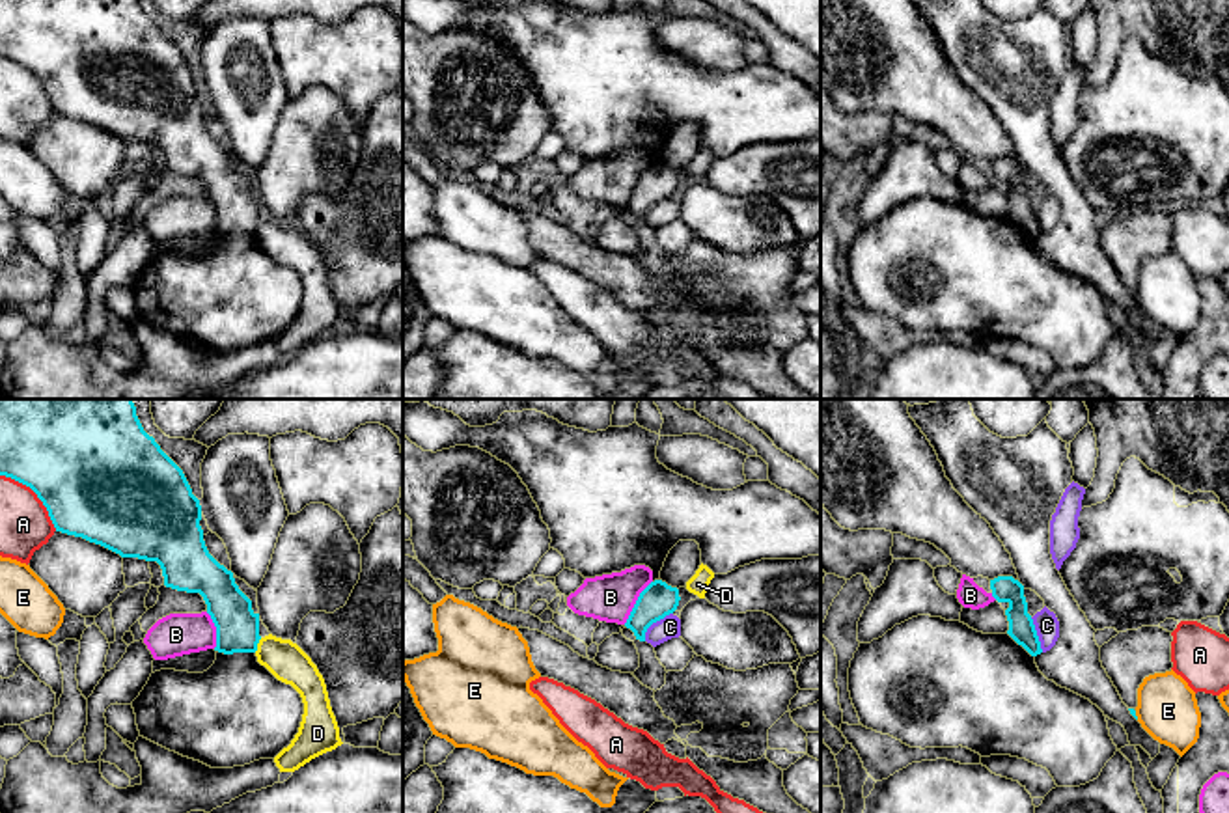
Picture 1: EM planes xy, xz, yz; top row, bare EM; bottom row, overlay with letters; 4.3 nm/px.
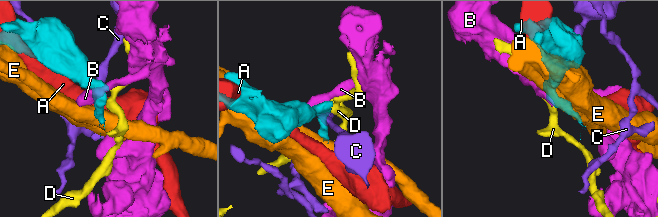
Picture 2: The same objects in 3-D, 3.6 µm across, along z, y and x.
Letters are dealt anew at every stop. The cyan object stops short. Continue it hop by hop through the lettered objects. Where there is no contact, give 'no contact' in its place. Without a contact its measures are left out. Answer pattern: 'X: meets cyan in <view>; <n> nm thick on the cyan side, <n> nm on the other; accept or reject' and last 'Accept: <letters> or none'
A: meets cyan in xy; 480 nm thick on the cyan side, 220 nm on the other; reject
B: meets cyan in xz; 150 nm thick on the cyan side, 200 nm on the other; reject
C: meets cyan in xz; 150 nm thick on the cyan side, 100 nm on the other; reject
D: meets cyan in xy; 190 nm thick on the cyan side, 170 nm on the other; reject
E: meets cyan in yz; 20 nm thick on the cyan side, 260 nm on the other; reject
Accept: none

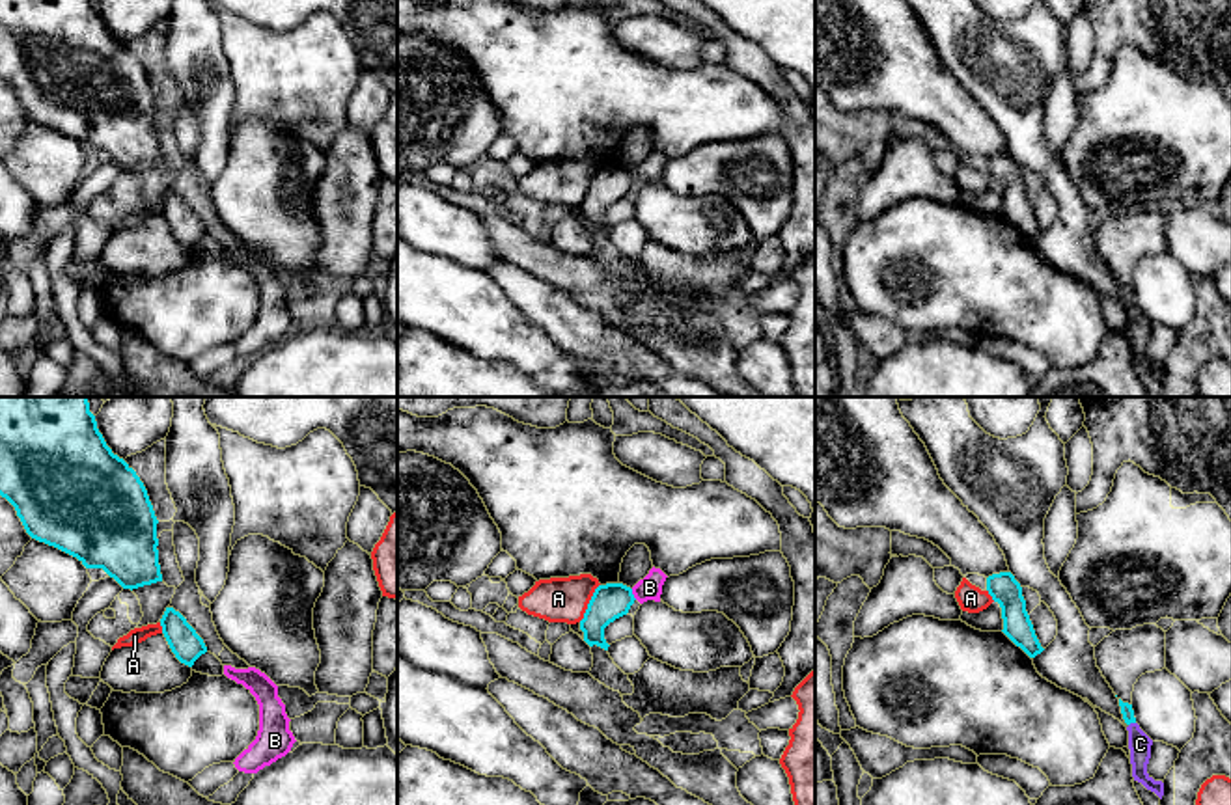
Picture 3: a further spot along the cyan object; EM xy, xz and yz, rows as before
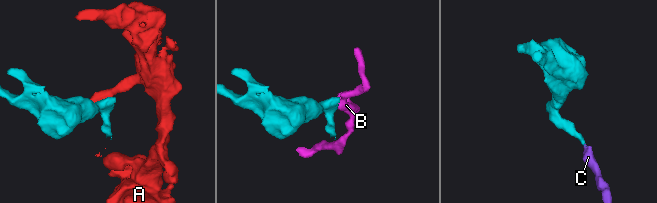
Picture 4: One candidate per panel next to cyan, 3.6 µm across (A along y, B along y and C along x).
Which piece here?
A: meets cyan in xz; 160 nm thick on the cyan side, 190 nm on the other; reject
B: meets cyan in xz; 160 nm thick on the cyan side, 100 nm on the other; reject
C: meets cyan in yz; 50 nm thick on the cyan side, 100 nm on the other; accept
Accept: C

